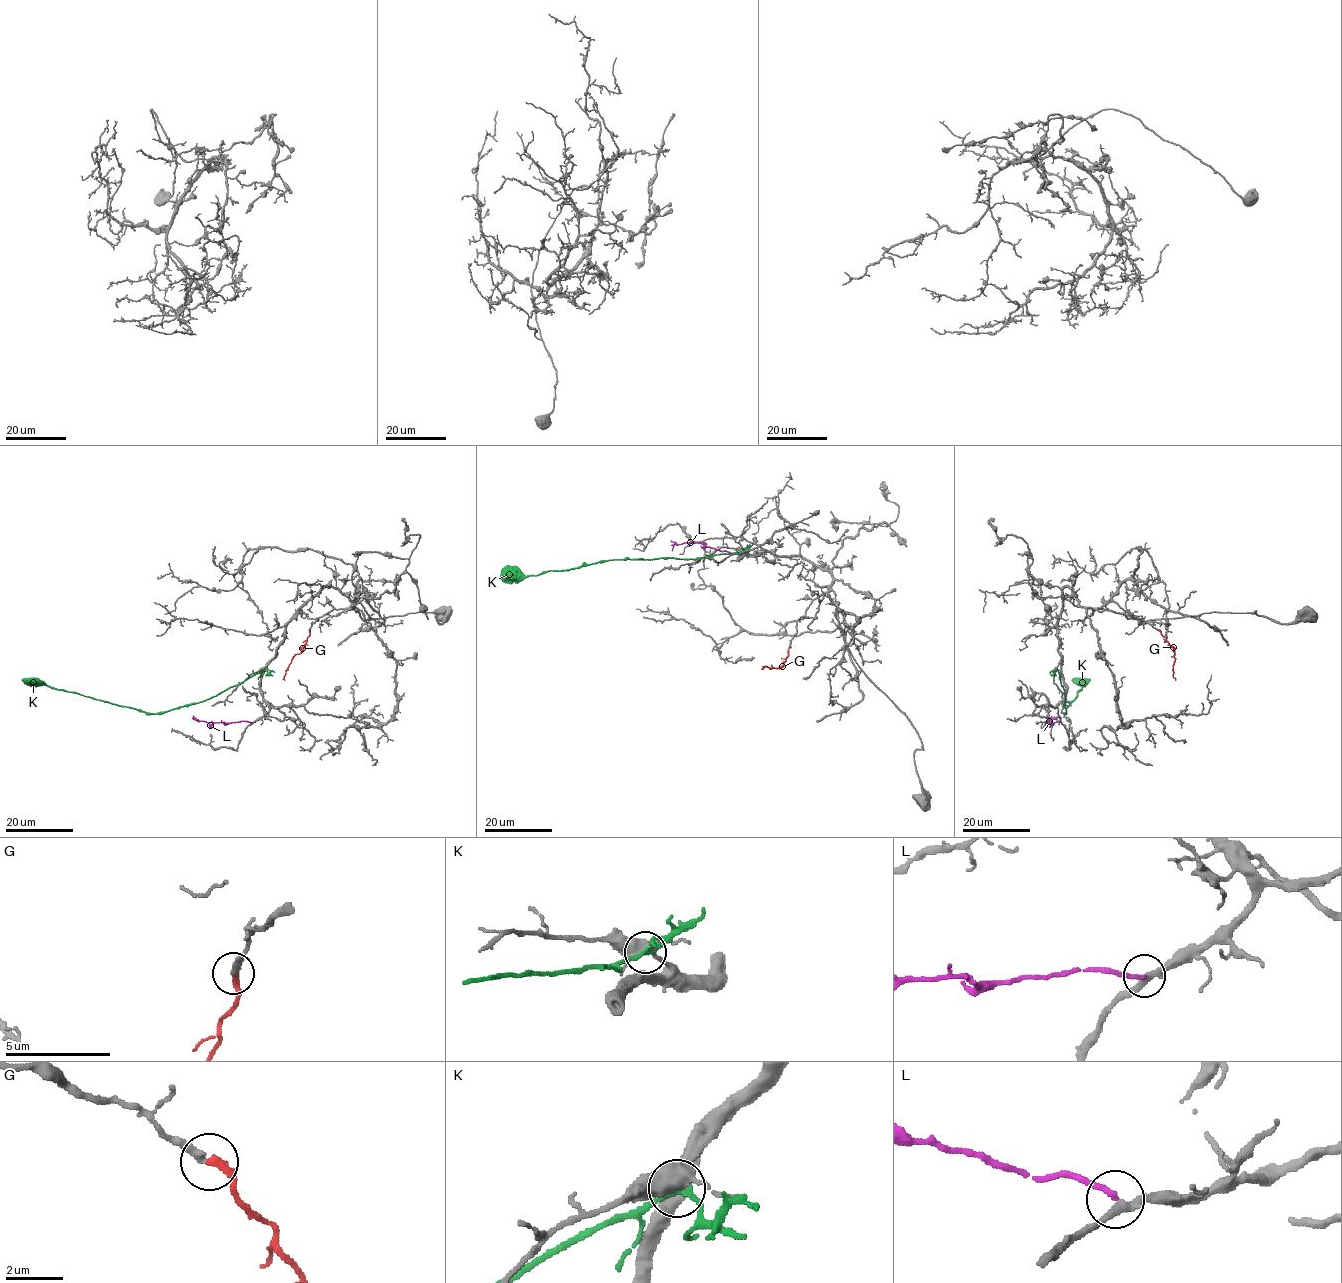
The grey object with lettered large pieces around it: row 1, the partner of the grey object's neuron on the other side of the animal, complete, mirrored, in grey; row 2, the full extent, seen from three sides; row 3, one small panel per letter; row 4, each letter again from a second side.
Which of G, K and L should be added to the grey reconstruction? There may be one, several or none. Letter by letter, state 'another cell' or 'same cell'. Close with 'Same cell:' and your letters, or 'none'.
G: same cell
K: another cell
L: same cell
Same cell: G, L

